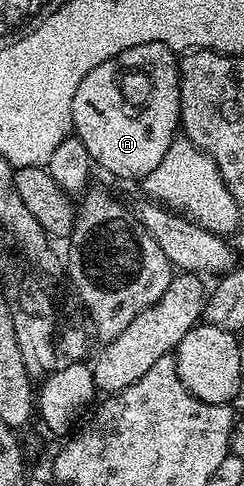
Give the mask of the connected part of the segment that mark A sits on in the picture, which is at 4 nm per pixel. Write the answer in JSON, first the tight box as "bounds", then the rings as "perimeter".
{"bounds":[72,43,180,182],"perimeter":[[[142,43],[114,55],[110,59],[106,59],[106,63],[98,63],[98,67],[94,67],[94,71],[90,71],[86,75],[86,79],[82,79],[82,83],[78,83],[78,91],[74,91],[72,128],[74,136],[82,139],[82,143],[86,143],[86,151],[90,151],[93,162],[99,168],[101,165],[106,172],[113,173],[114,176],[121,177],[124,181],[139,182],[146,175],[150,175],[150,171],[154,171],[154,167],[158,167],[158,163],[162,163],[166,151],[170,151],[170,143],[177,136],[180,129],[180,67],[177,54],[162,43]]]}

